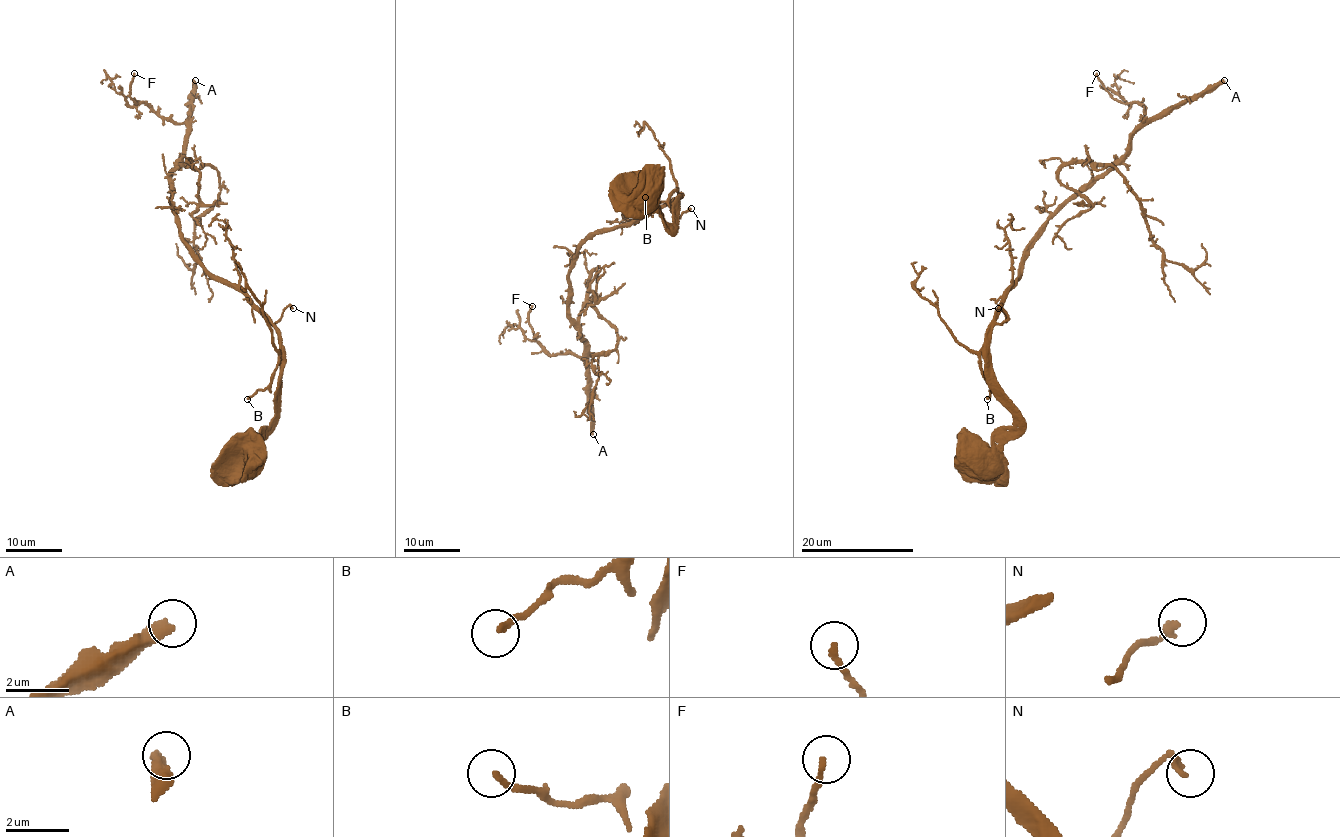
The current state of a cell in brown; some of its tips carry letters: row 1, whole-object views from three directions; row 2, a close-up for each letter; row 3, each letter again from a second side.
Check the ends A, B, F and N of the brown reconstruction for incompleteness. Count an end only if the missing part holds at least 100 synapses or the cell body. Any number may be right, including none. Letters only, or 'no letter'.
A

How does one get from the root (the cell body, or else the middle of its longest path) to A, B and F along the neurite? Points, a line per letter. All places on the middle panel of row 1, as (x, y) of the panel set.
A: (650, 190), (661, 218), (677, 218), (671, 198), (596, 231), (569, 273), (593, 434)
B: (650, 190), (661, 218), (669, 223), (677, 218), (677, 190), (661, 202), (645, 197)
F: (650, 190), (671, 223), (677, 198), (579, 247), (569, 316), (582, 357), (545, 351), (532, 306)

